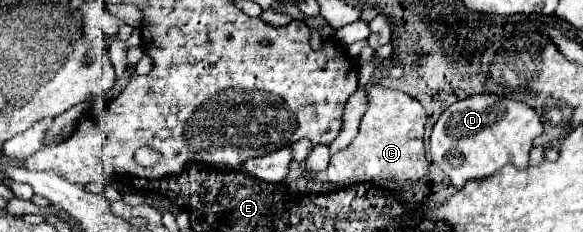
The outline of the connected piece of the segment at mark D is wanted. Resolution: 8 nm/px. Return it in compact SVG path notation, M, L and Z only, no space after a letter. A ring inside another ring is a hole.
M478 93L452 103L436 121L430 137L432 161L450 177L456 189L470 179L492 177L506 163L528 167L532 141L542 135L542 121L526 103L494 93Z

